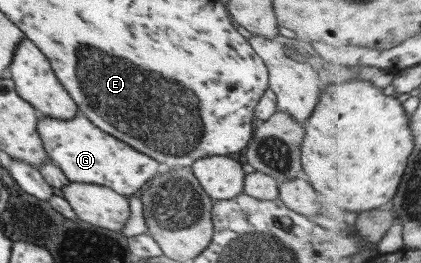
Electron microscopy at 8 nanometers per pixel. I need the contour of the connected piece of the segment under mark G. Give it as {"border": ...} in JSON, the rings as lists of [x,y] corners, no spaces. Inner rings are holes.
{"border":[[[79,112],[71,119],[64,120],[43,116],[37,120],[36,132],[48,160],[63,172],[69,182],[100,185],[119,195],[129,196],[155,176],[157,171],[163,171],[157,160],[101,131]]]}

